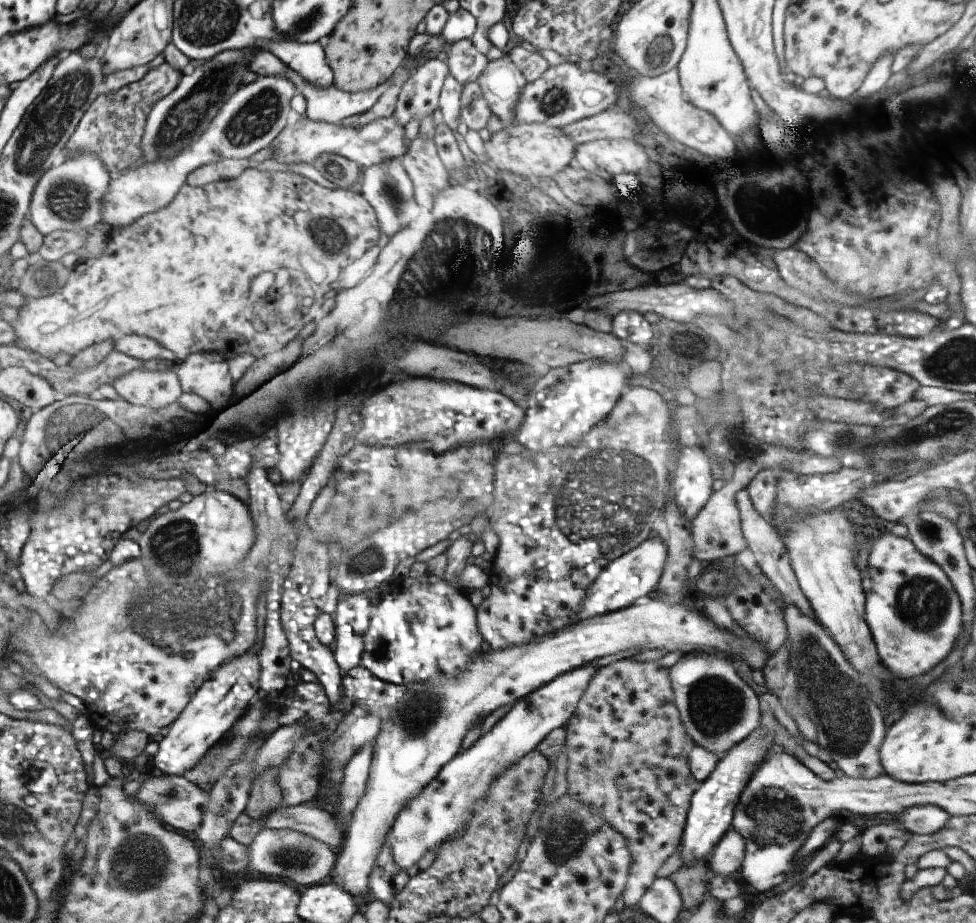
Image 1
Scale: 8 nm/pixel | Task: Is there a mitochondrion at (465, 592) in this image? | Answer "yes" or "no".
no

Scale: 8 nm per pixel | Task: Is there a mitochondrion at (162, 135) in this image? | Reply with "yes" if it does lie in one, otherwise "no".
yes

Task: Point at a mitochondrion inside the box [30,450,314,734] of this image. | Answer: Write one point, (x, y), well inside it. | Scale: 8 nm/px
(150, 621)

